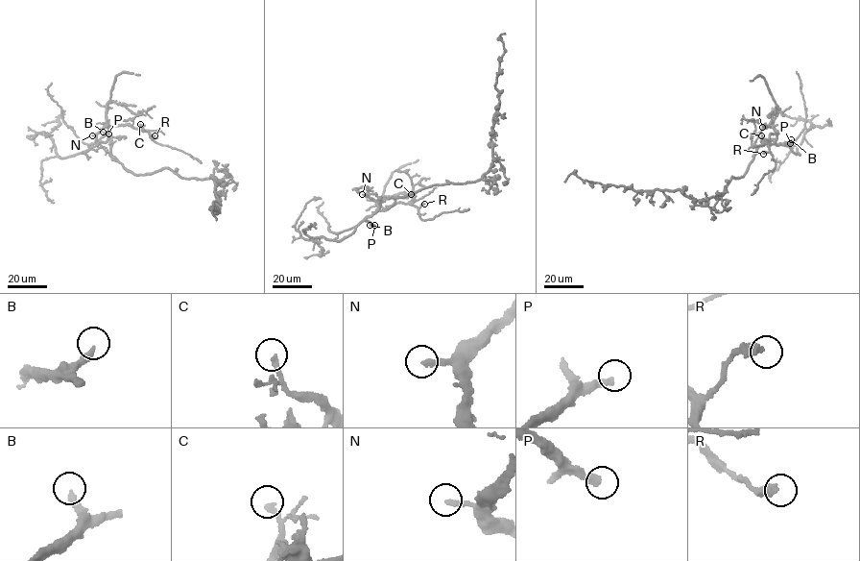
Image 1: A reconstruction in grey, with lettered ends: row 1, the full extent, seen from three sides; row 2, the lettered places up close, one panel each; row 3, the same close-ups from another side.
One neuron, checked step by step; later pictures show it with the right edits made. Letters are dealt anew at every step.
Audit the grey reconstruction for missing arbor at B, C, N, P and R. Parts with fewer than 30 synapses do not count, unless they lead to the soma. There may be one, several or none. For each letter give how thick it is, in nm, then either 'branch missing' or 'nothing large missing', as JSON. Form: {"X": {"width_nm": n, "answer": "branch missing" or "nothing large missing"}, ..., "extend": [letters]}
{"B": {"width_nm": 280, "answer": "branch missing"}, "C": {"width_nm": 280, "answer": "nothing large missing"}, "N": {"width_nm": 220, "answer": "nothing large missing"}, "P": {"width_nm": 320, "answer": "branch missing"}, "R": {"width_nm": 360, "answer": "nothing large missing"}, "extend": ["B", "P"]}

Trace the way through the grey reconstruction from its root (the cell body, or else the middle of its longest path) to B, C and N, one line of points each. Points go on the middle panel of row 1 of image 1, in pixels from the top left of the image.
B: (419, 191), (404, 196), (380, 198), (379, 207), (365, 218), (370, 225)
C: (419, 191), (404, 196), (380, 198), (377, 211), (398, 203), (408, 203), (411, 194)
N: (419, 191), (387, 198), (379, 198), (374, 193), (362, 194)

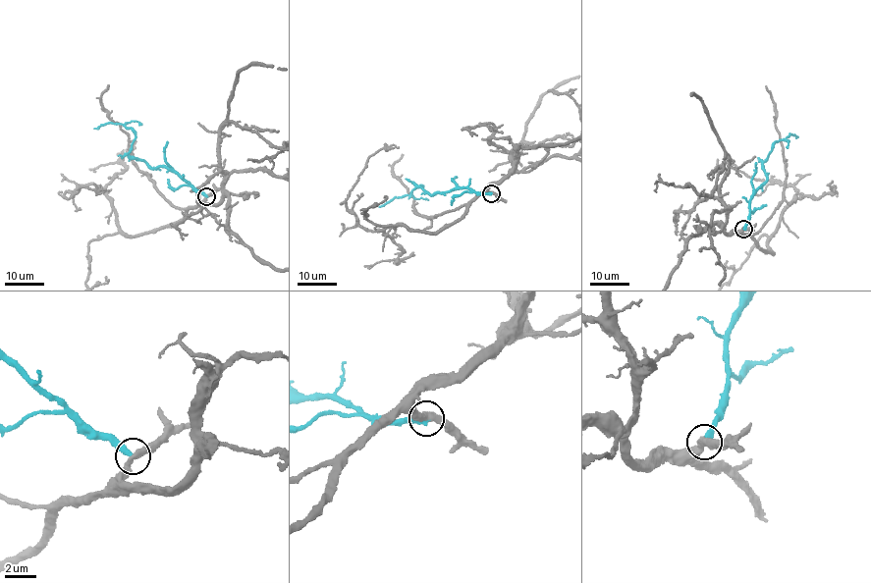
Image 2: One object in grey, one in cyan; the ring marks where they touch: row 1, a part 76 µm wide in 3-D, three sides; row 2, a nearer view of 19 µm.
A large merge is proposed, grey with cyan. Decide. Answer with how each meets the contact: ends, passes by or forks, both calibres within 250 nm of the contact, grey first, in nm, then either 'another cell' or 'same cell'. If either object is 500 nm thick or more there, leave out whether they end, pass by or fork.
grey passes by; cyan ends there; 360 nm thick on the grey side, 400 nm on the other; another cell

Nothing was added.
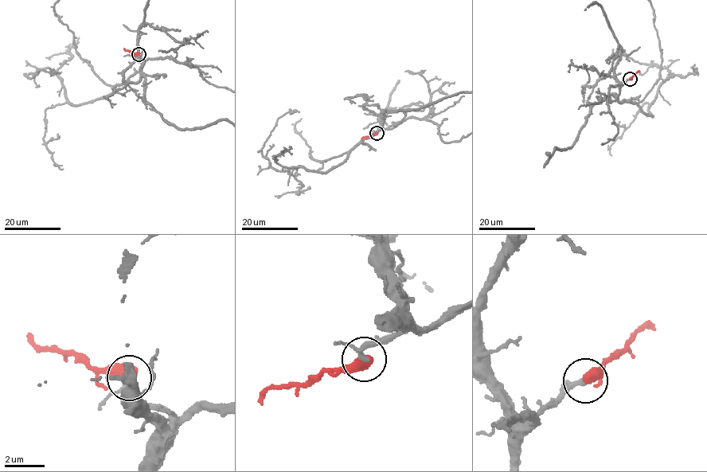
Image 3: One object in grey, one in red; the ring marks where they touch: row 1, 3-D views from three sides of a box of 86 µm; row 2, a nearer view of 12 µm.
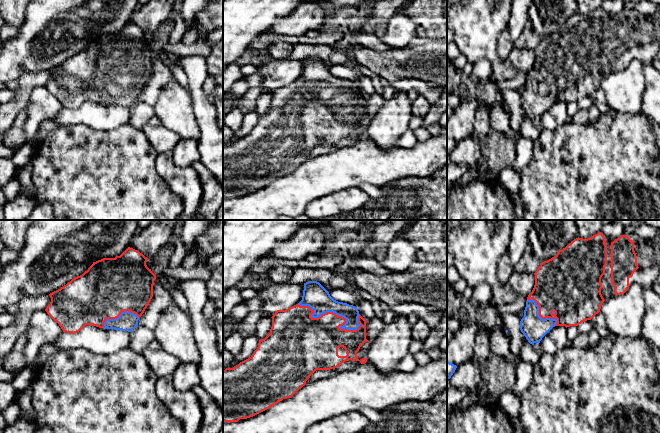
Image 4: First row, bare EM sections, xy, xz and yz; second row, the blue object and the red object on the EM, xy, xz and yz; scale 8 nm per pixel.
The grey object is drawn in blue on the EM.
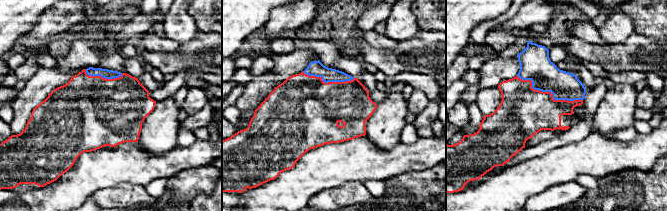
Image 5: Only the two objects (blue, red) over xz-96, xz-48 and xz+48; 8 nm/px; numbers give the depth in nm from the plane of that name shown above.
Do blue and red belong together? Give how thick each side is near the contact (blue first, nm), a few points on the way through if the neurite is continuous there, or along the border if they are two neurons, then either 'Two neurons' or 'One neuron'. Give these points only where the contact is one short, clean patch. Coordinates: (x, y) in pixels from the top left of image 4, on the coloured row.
Thickness 200 nm (blue) against 360 nm. One neuron

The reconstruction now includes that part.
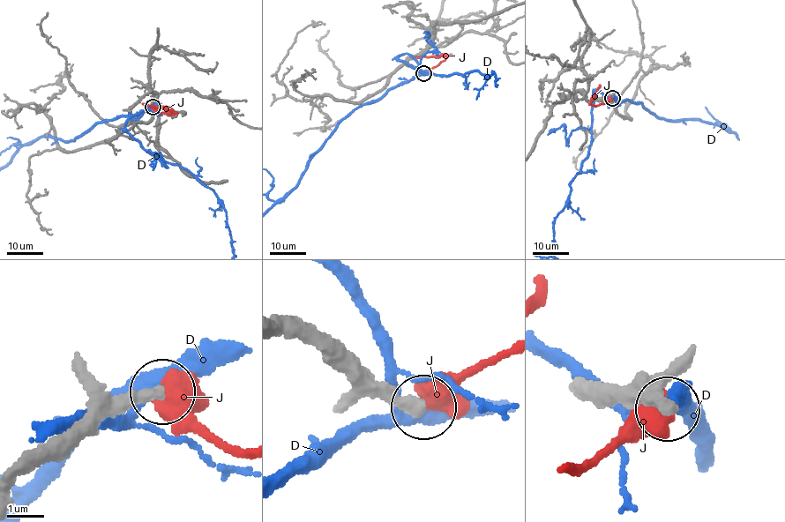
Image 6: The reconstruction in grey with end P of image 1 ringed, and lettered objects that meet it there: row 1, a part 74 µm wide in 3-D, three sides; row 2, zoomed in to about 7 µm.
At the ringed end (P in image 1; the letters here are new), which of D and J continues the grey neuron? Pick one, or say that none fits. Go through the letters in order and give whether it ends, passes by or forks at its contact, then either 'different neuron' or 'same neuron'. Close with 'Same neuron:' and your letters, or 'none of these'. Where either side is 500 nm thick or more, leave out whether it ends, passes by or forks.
D: it forks | different neuron
J: different neuron
Same neuron: none of these

